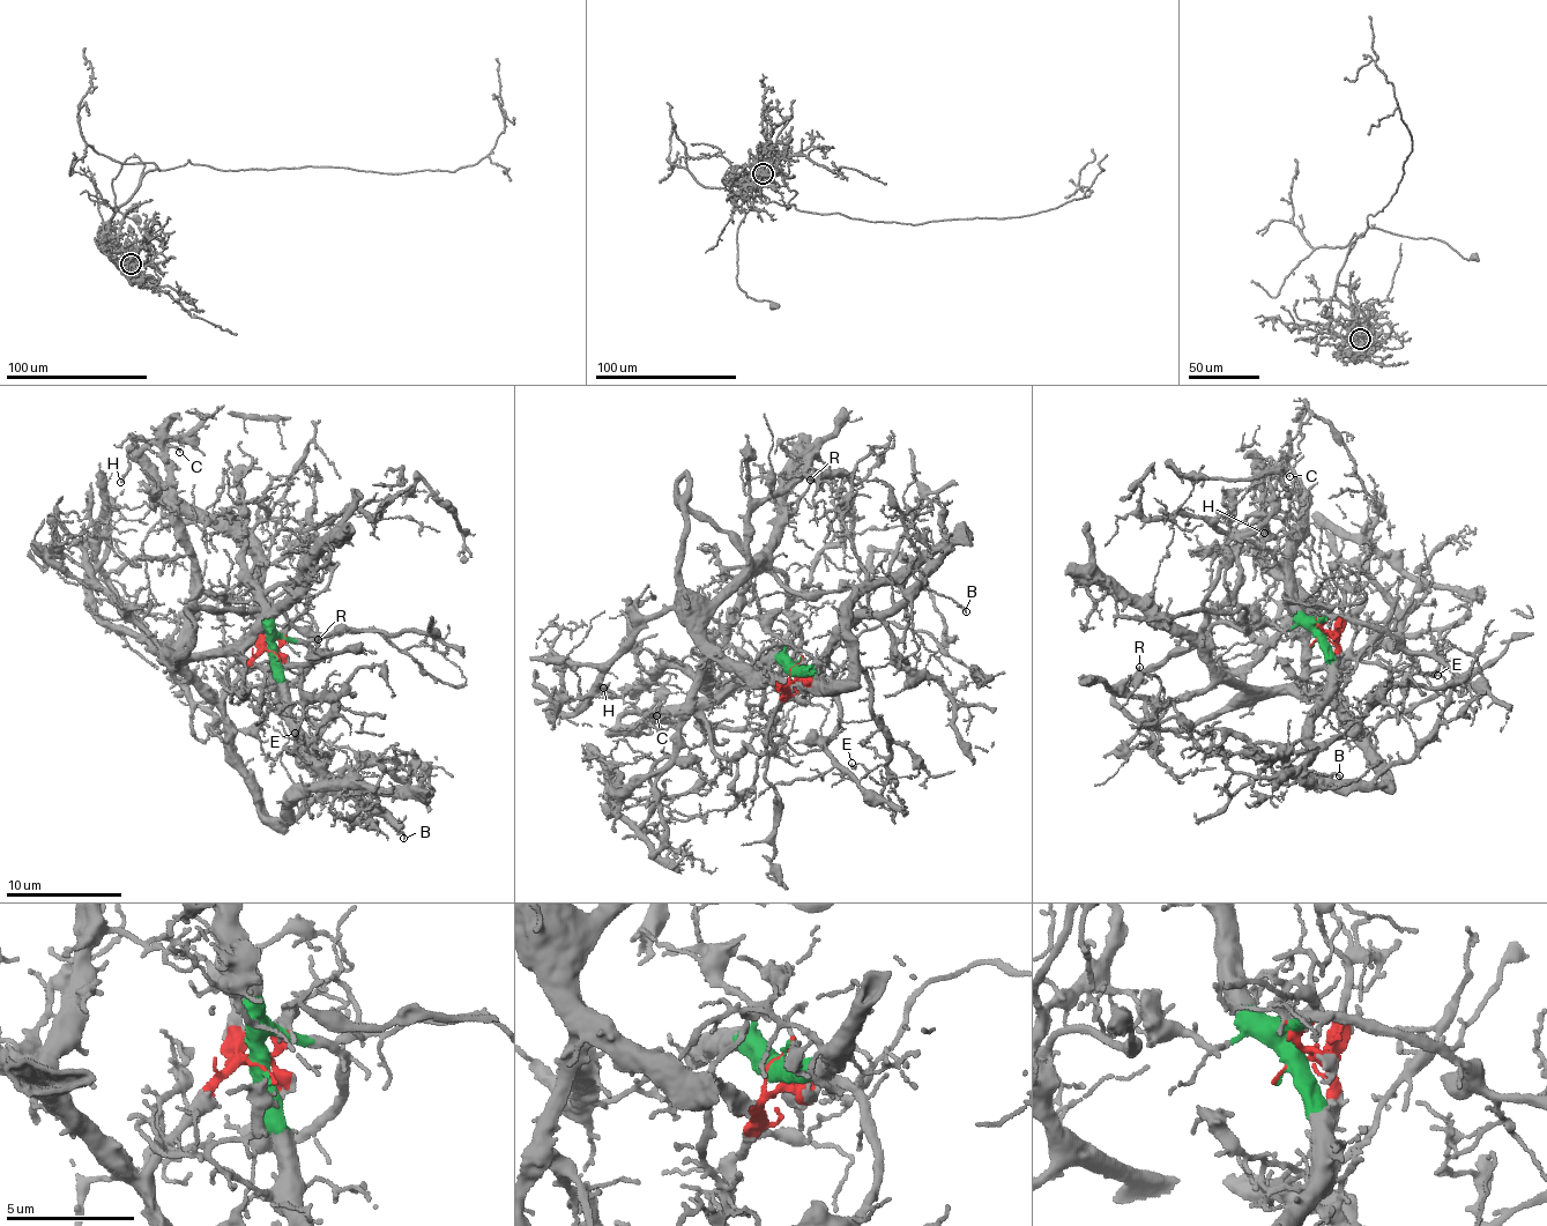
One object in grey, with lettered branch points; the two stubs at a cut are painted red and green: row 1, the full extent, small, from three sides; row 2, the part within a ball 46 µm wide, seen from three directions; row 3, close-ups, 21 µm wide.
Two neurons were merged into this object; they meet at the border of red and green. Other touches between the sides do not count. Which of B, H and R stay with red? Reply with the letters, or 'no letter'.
H, R

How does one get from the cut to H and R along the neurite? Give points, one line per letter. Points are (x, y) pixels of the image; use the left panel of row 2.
H: (270, 651), (220, 698), (207, 693), (181, 660), (193, 559), (178, 529), (172, 463), (135, 440), (119, 483)
R: (270, 651), (220, 698), (205, 695), (180, 667), (225, 649), (254, 666), (309, 661), (319, 638)

